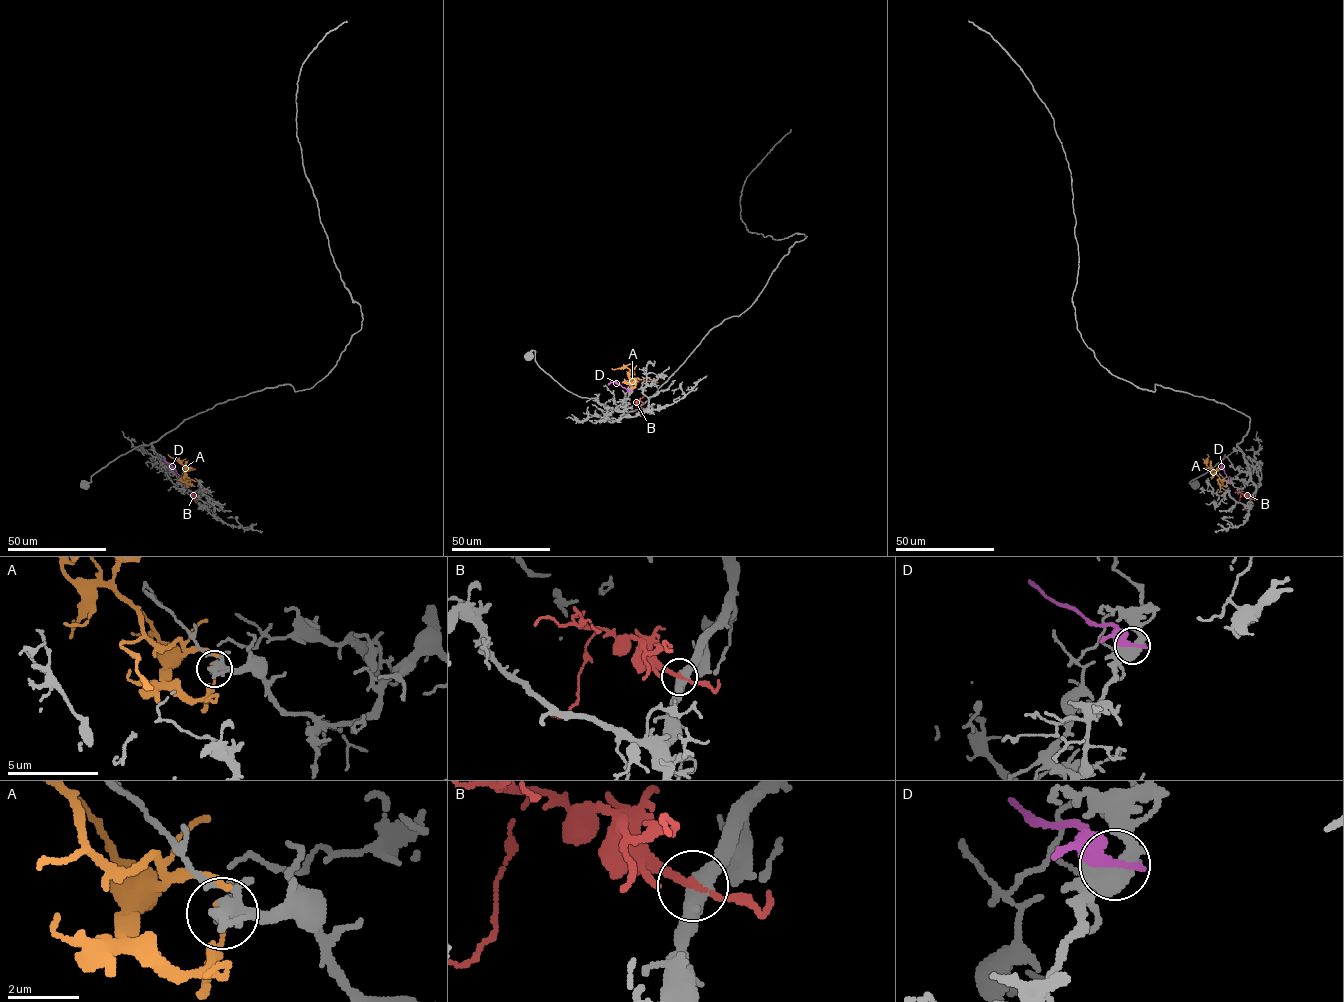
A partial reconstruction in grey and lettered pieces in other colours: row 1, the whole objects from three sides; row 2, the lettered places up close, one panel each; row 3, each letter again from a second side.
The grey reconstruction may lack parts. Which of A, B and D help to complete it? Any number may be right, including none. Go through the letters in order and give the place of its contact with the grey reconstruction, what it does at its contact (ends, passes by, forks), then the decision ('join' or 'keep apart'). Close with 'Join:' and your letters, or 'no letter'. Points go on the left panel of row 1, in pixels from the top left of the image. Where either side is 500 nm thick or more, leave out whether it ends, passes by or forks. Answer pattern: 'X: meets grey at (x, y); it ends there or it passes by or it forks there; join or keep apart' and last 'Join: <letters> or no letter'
A: meets grey at (186, 482); it passes by; keep apart
B: meets grey at (196, 498); it passes by; join
D: meets grey at (187, 483); it passes by; keep apart
Join: B

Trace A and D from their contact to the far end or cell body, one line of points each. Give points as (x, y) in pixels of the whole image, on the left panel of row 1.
A: (186, 482), (190, 486), (185, 481), (189, 480), (185, 467), (167, 454)
D: (187, 483), (164, 457)

